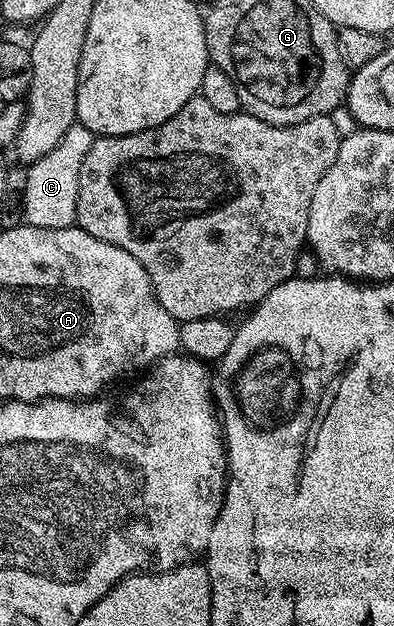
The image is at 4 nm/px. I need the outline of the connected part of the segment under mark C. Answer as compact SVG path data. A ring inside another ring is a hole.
M73 125L69 128L69 132L65 132L61 144L53 148L53 152L45 152L41 160L30 163L23 193L23 216L26 225L54 230L76 225L75 213L77 212L77 188L81 176L81 160L85 160L95 139L96 135L90 125Z

